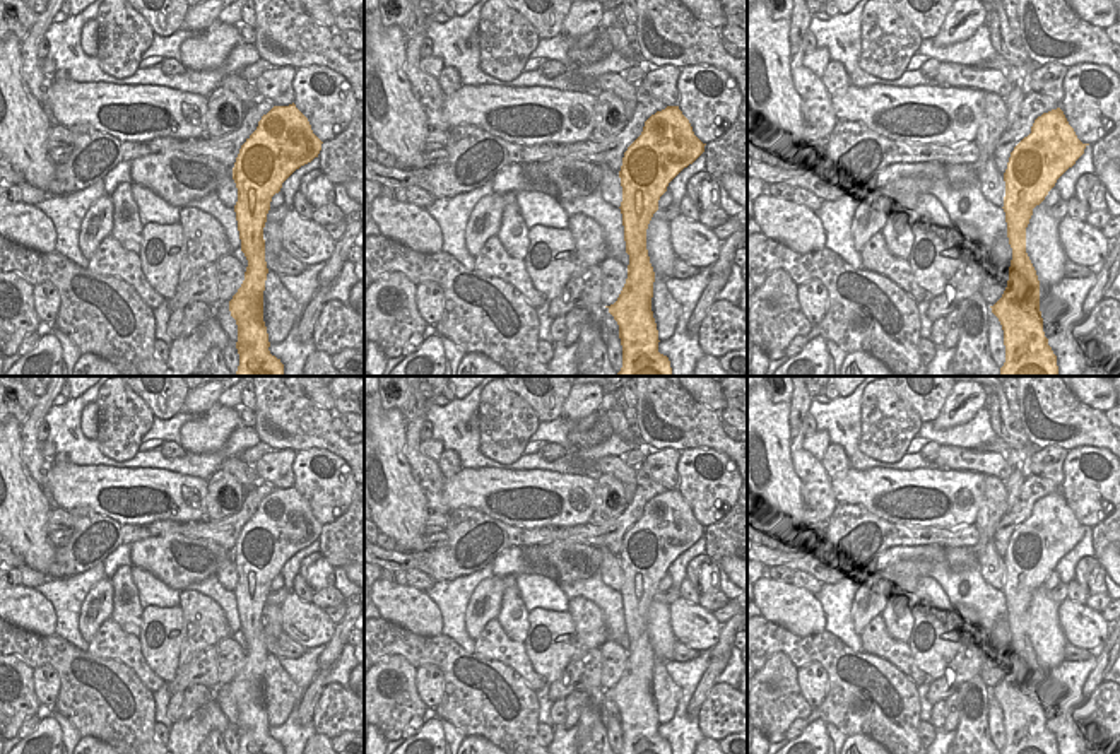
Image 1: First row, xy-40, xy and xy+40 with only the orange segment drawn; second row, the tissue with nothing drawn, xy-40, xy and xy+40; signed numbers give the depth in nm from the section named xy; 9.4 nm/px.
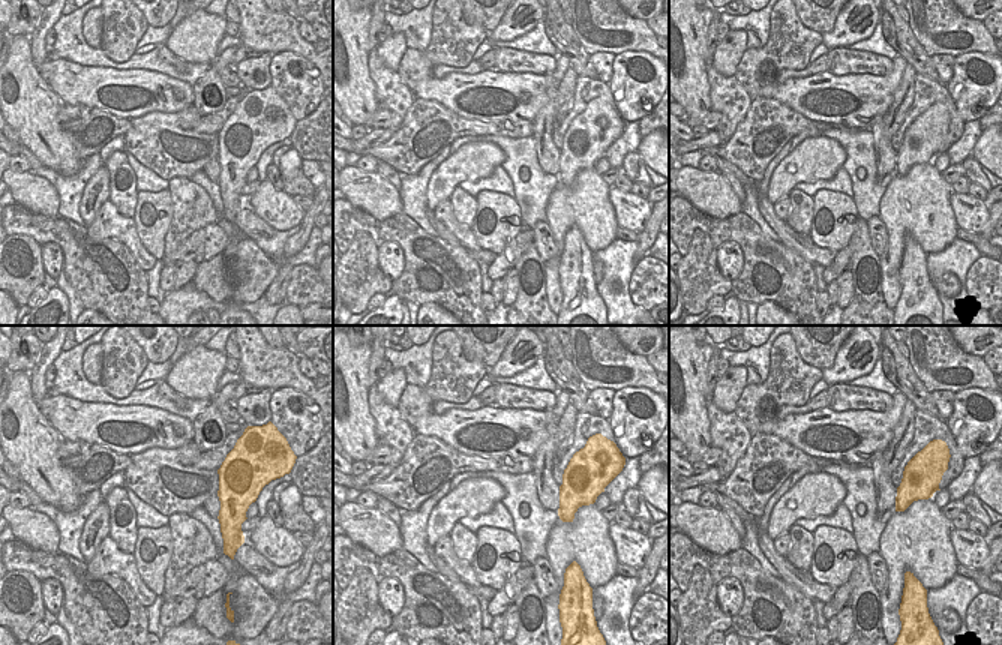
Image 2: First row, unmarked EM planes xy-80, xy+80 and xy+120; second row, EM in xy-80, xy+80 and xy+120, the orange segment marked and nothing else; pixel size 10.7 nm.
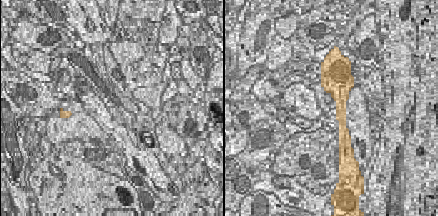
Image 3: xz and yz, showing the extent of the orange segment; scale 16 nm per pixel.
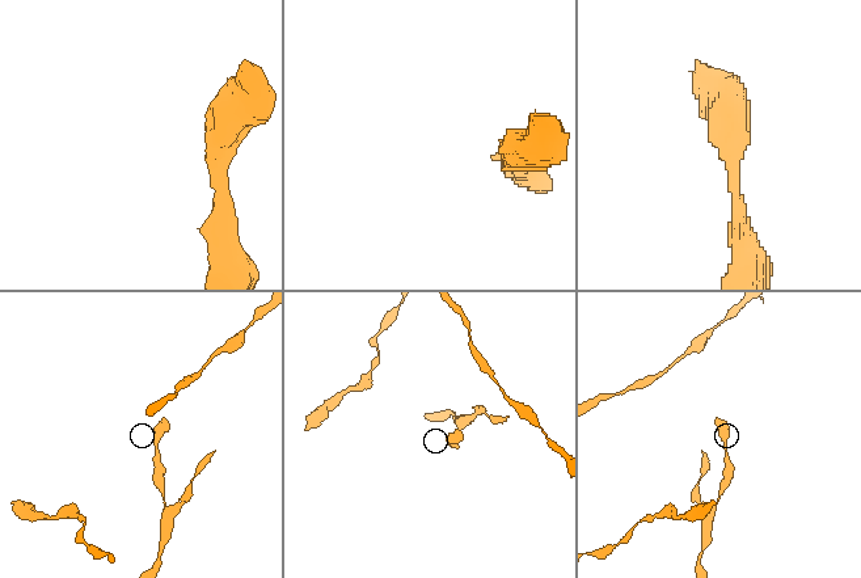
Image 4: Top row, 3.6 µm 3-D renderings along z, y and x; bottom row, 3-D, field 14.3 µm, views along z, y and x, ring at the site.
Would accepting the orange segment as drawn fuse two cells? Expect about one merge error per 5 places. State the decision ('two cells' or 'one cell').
one cell

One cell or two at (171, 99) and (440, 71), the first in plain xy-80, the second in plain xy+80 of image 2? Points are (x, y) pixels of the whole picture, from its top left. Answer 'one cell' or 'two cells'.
two cells

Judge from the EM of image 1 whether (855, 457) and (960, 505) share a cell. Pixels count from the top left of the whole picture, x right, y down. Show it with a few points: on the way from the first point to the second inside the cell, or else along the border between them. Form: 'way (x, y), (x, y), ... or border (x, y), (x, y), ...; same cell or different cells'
border (852, 467), (913, 471); different cells

